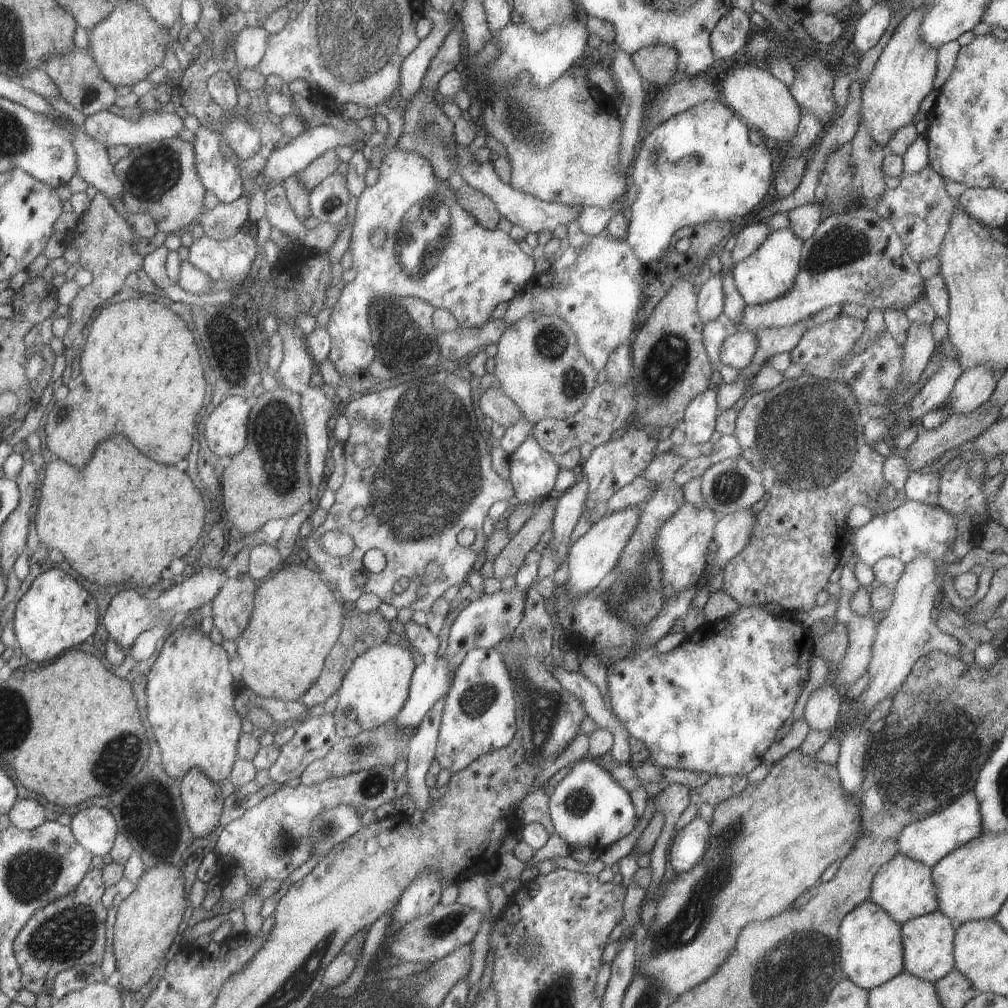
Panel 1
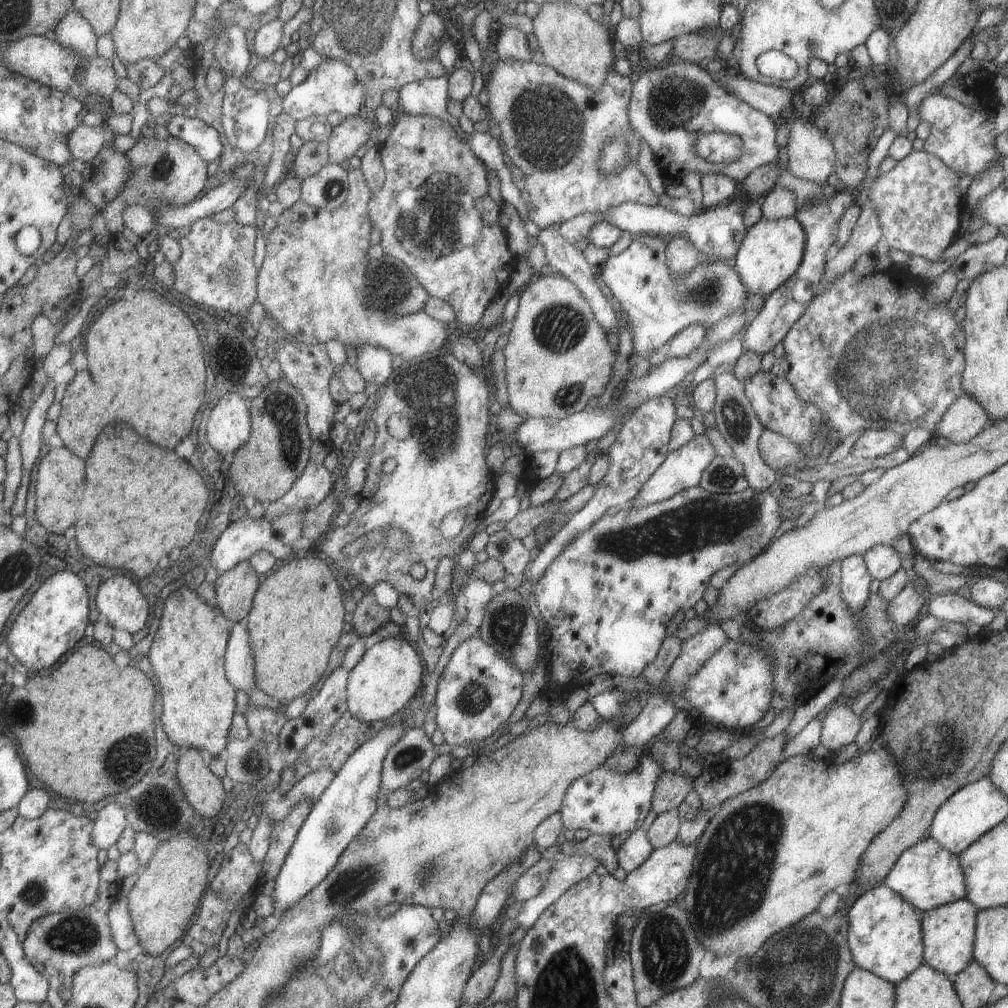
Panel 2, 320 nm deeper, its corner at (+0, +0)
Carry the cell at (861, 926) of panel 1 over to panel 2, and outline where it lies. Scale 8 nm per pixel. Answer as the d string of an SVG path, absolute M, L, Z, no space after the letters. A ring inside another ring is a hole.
M877 884L861 893L845 916L848 922L847 942L855 966L895 984L909 976L923 962L921 921L913 906L885 885Z

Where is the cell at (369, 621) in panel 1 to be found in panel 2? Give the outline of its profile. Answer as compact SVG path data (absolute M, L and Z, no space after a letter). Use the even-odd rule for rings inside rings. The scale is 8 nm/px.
M371 591L365 592L356 602L352 614L351 624L359 636L369 636L375 629L390 621L389 610L377 604Z

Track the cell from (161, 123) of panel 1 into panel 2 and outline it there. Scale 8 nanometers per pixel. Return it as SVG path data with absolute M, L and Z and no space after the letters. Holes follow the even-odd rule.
M105 122L97 127L89 127L81 123L68 136L68 145L74 158L86 163L95 158L105 145L113 143L116 136L116 132Z

